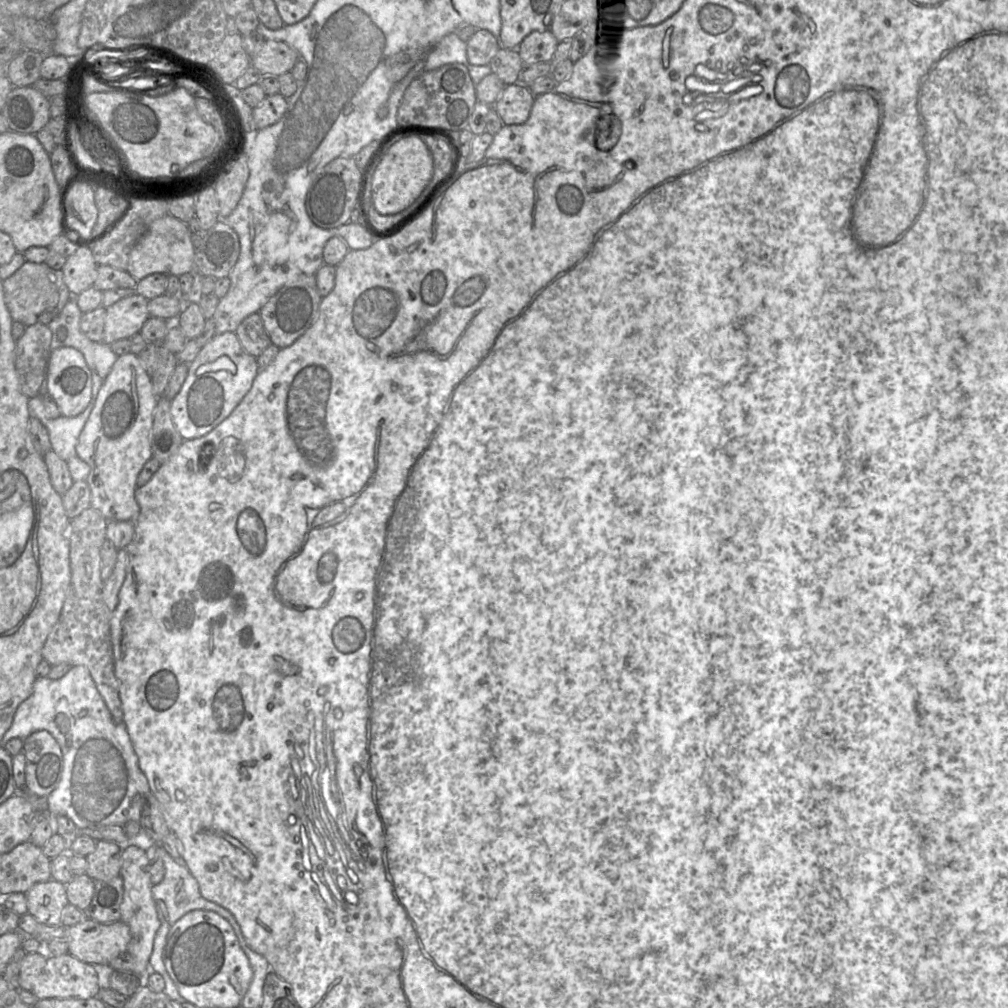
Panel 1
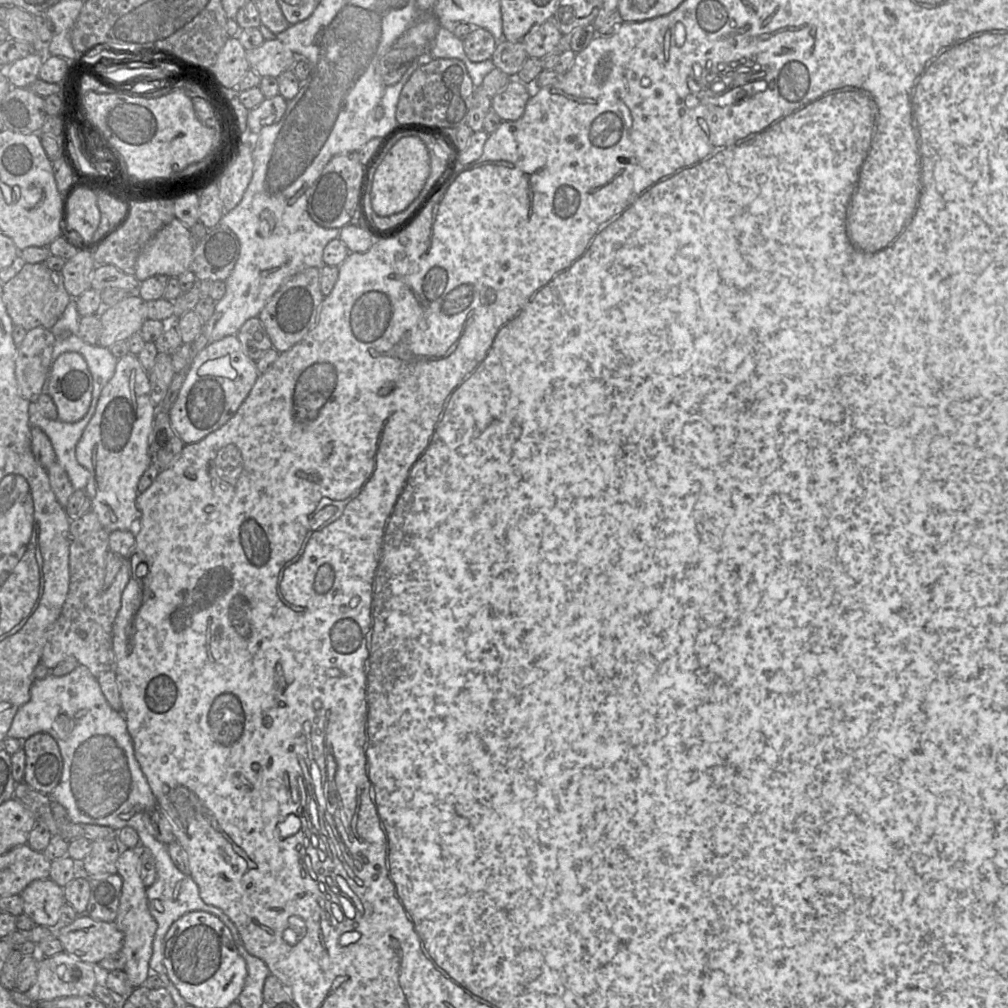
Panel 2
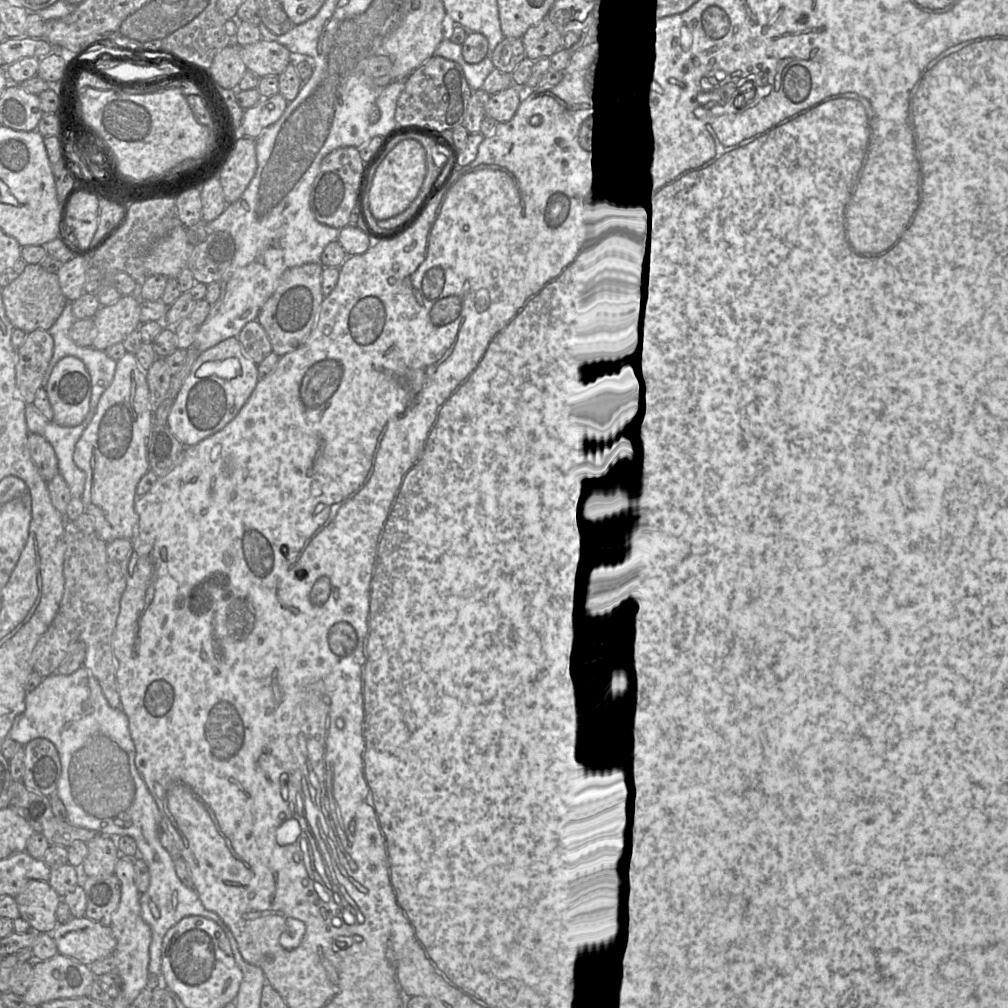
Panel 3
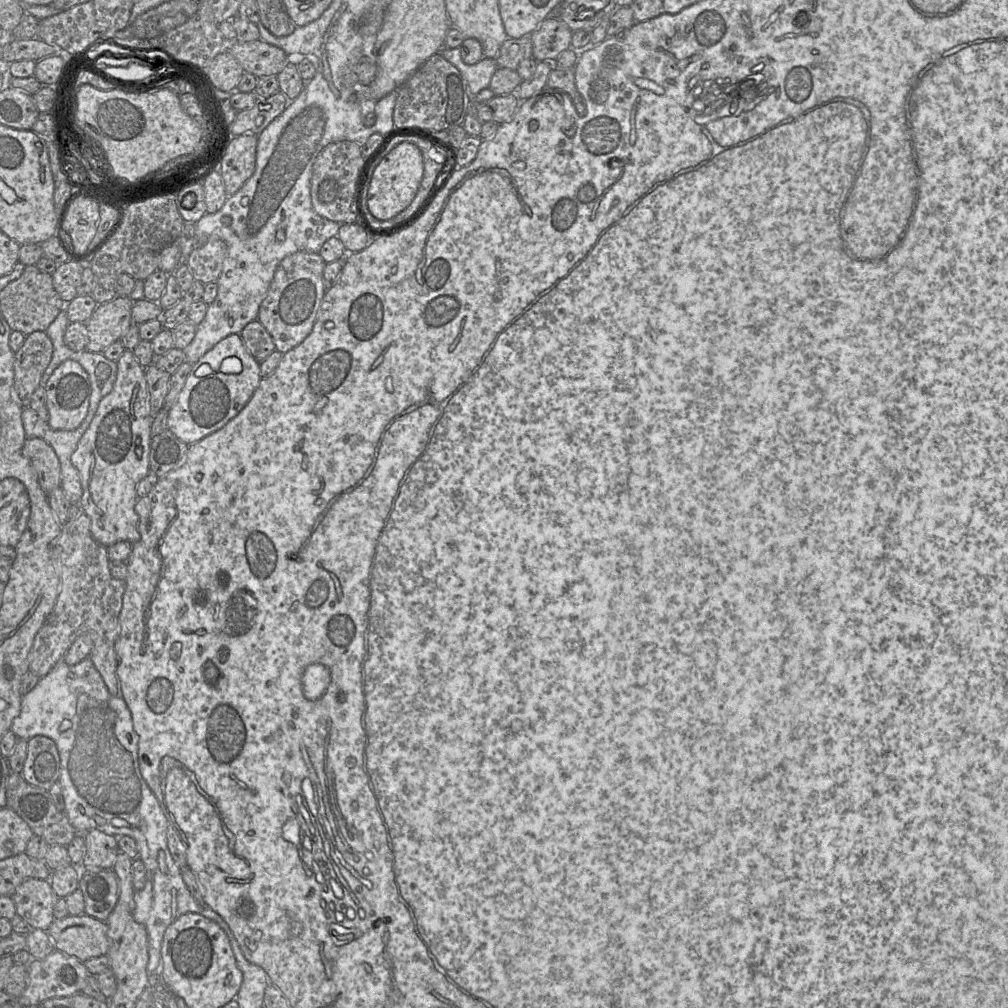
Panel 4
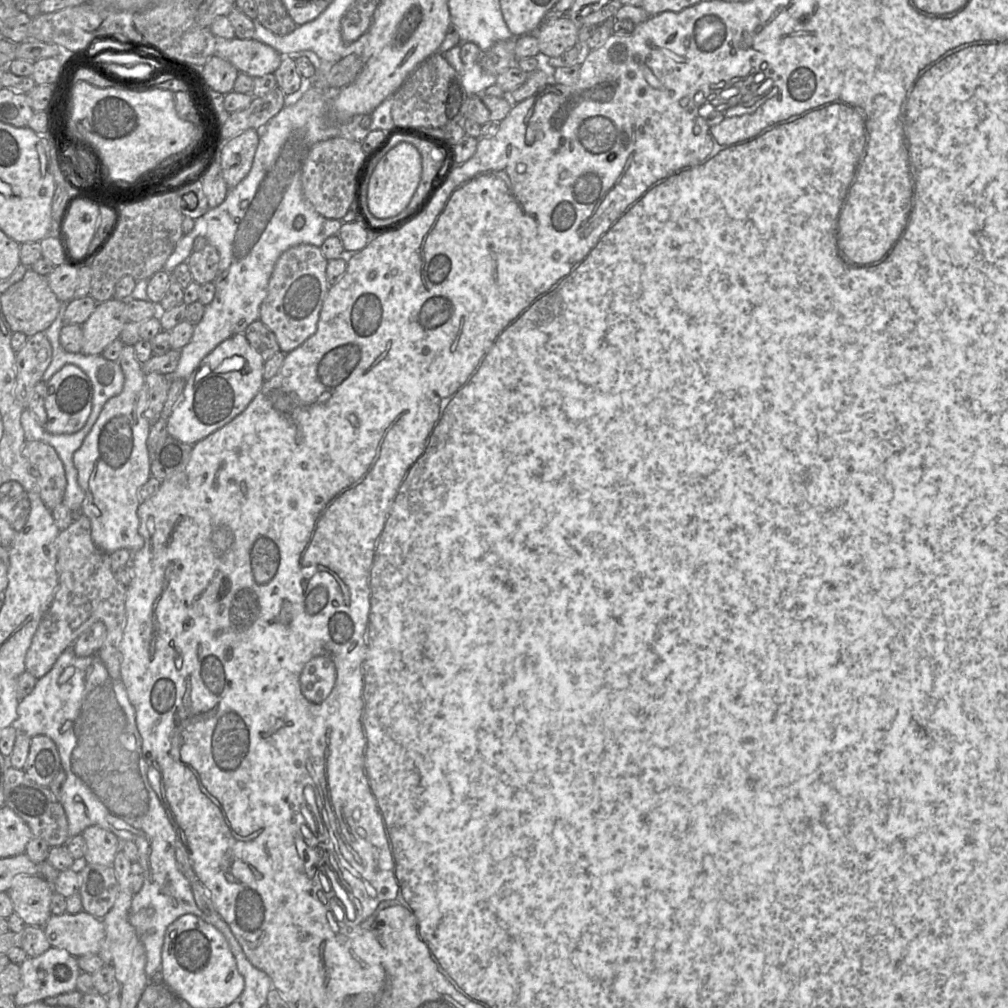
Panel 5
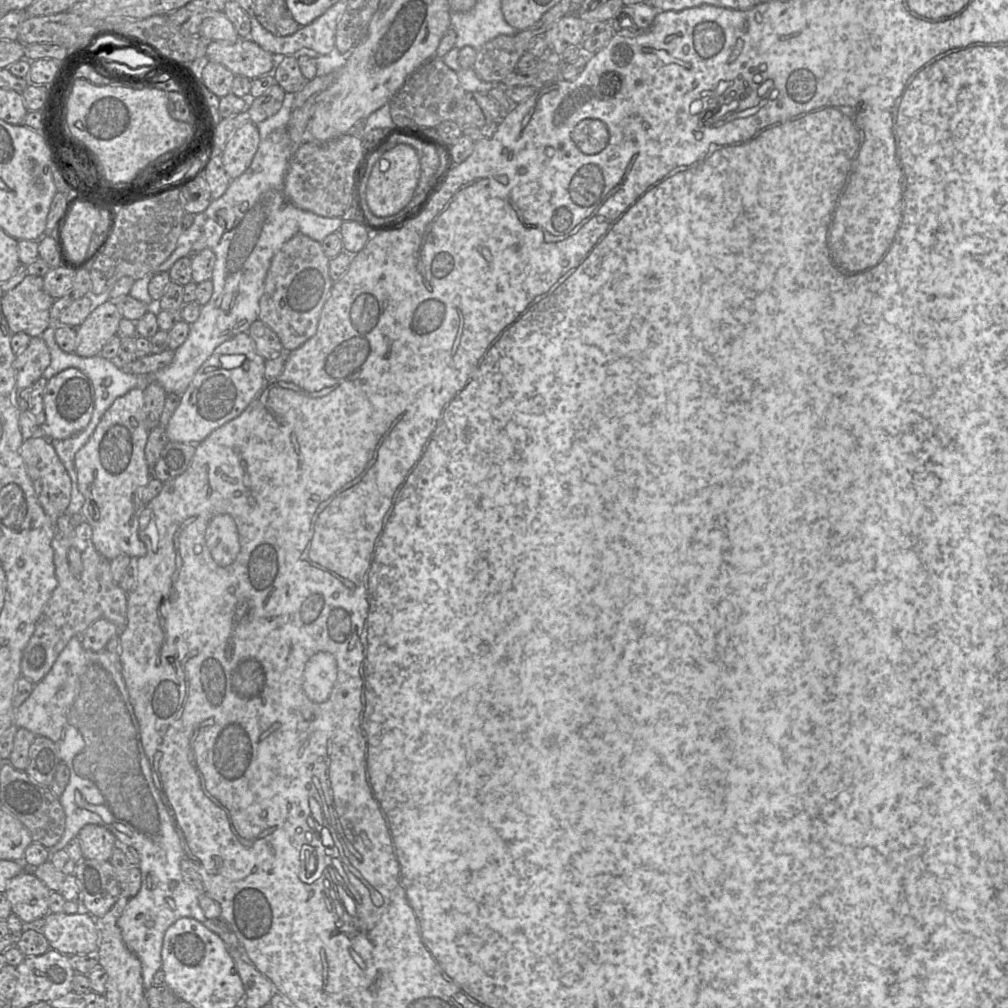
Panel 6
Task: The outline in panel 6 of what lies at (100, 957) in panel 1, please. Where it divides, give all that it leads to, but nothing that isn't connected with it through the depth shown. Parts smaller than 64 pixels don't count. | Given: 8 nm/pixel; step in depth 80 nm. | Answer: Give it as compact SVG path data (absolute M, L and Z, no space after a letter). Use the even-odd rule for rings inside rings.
M87 911L49 913L42 921L42 933L50 949L66 956L95 954L98 949L95 918Z

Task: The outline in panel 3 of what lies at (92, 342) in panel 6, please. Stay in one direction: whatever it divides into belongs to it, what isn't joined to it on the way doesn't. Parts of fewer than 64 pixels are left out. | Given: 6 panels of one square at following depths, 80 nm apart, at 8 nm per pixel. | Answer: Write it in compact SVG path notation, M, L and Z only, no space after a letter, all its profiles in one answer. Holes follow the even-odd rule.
M121 296L116 302L101 306L93 317L95 337L92 347L105 351L122 342L132 331L139 329L140 298Z

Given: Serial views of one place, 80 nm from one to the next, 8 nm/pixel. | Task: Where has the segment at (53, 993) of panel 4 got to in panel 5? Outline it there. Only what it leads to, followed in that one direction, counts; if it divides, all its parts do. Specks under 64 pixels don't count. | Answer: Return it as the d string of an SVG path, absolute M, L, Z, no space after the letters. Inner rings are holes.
M51 947L20 964L22 987L14 996L17 1007L76 990L81 969L77 958L66 950Z

